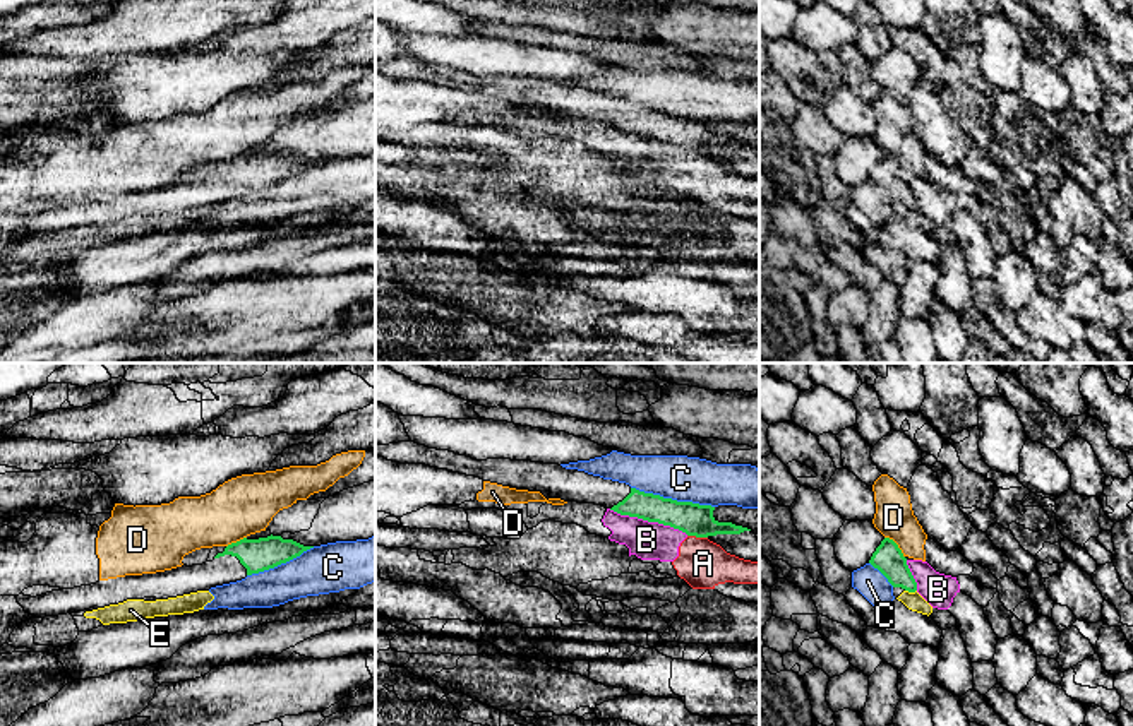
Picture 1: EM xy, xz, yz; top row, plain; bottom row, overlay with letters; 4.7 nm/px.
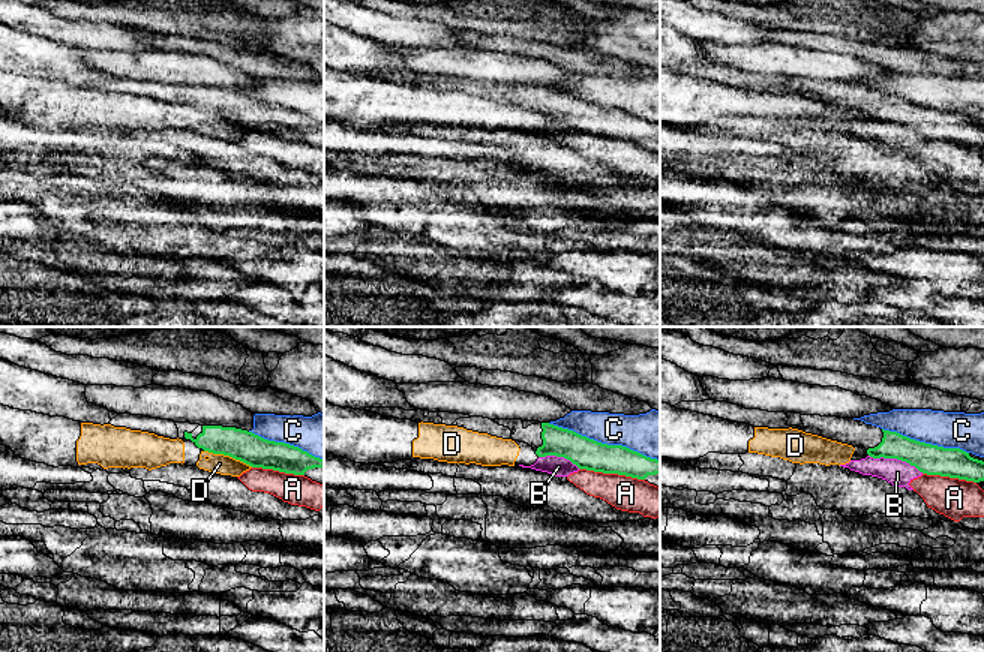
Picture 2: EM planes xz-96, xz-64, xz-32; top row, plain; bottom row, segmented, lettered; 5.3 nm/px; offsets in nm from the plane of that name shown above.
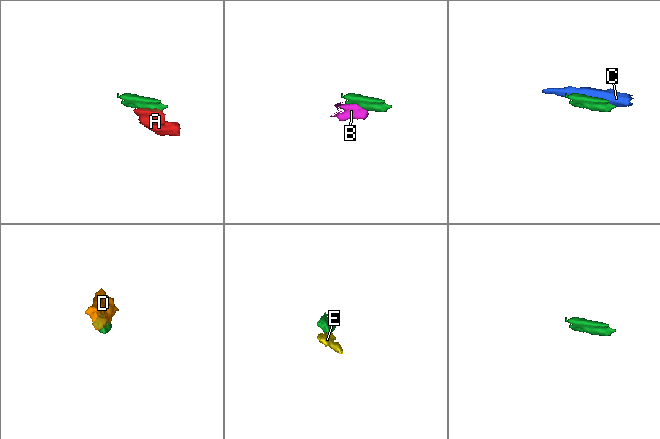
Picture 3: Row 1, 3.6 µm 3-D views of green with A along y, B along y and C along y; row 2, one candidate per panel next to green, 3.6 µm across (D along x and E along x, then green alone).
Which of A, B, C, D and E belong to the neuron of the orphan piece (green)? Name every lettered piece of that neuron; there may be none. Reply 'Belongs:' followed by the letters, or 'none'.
Belongs: none

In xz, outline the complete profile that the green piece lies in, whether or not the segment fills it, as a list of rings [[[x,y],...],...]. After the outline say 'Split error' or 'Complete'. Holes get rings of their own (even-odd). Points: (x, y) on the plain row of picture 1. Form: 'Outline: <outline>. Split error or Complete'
Outline: [[[415,58],[375,62],[375,72],[399,80],[447,86],[516,106],[540,108],[547,116],[561,115],[564,118],[605,122],[620,132],[670,142],[687,152],[708,154],[751,147],[732,139],[718,139],[713,134],[715,123],[711,122],[663,115],[631,104],[626,99],[566,86],[559,80],[511,75],[477,77]]]. Split error

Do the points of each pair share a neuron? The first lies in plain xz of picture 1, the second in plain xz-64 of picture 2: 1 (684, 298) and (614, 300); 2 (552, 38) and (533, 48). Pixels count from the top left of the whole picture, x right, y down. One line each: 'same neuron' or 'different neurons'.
1: different neurons
2: same neuron

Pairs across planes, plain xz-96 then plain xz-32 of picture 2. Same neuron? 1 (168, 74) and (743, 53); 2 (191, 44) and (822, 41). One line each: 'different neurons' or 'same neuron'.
1: same neuron
2: same neuron

